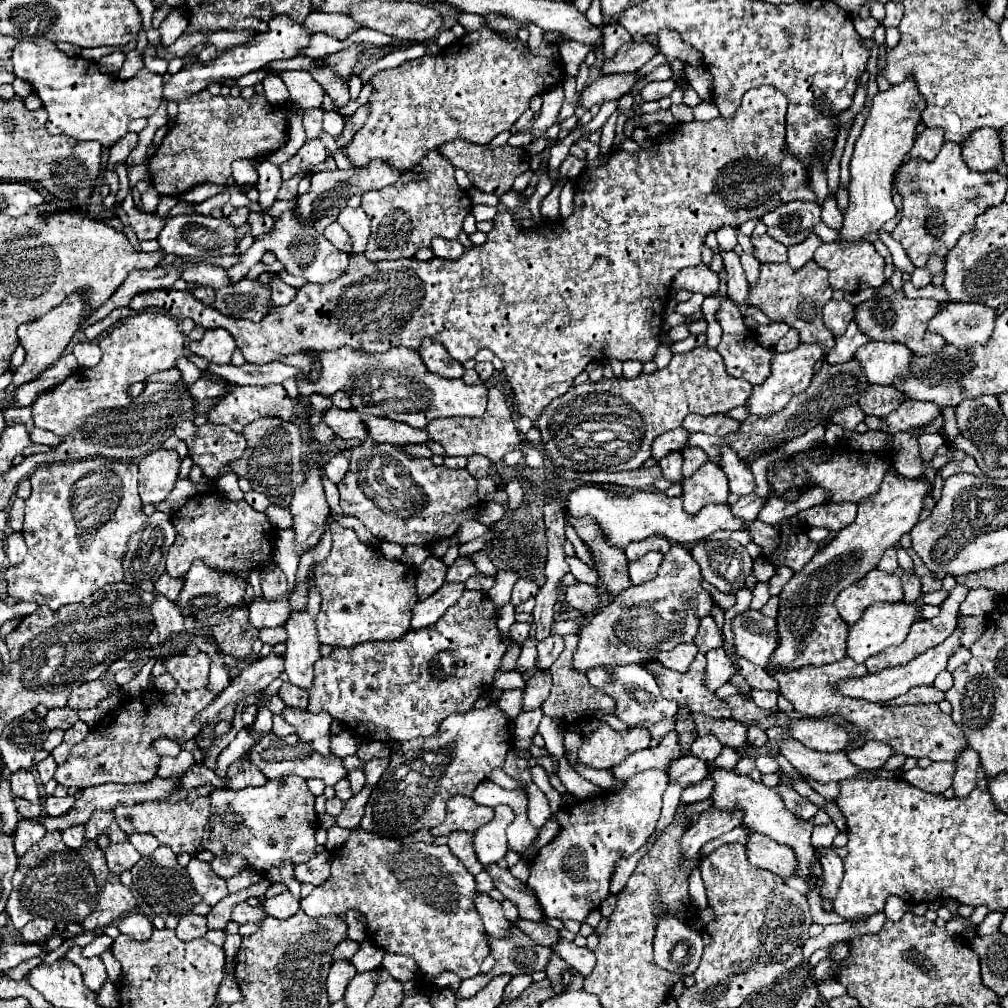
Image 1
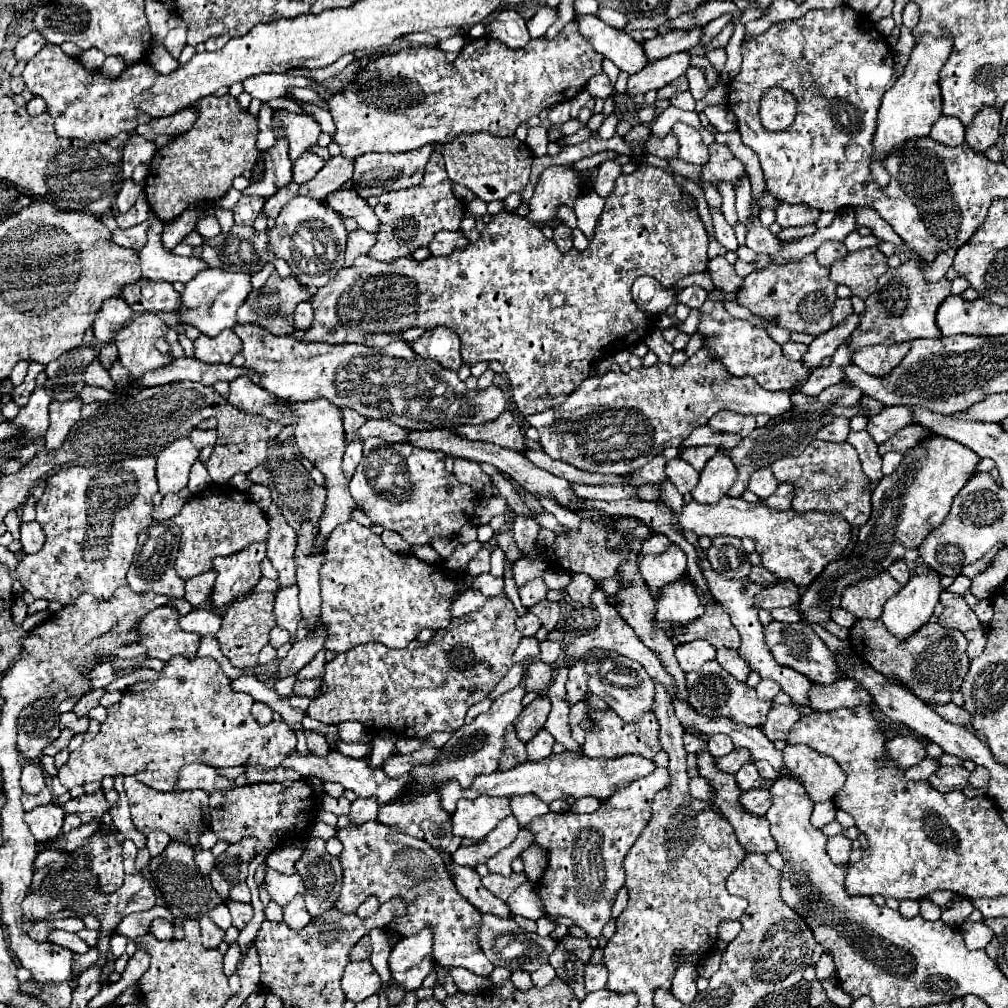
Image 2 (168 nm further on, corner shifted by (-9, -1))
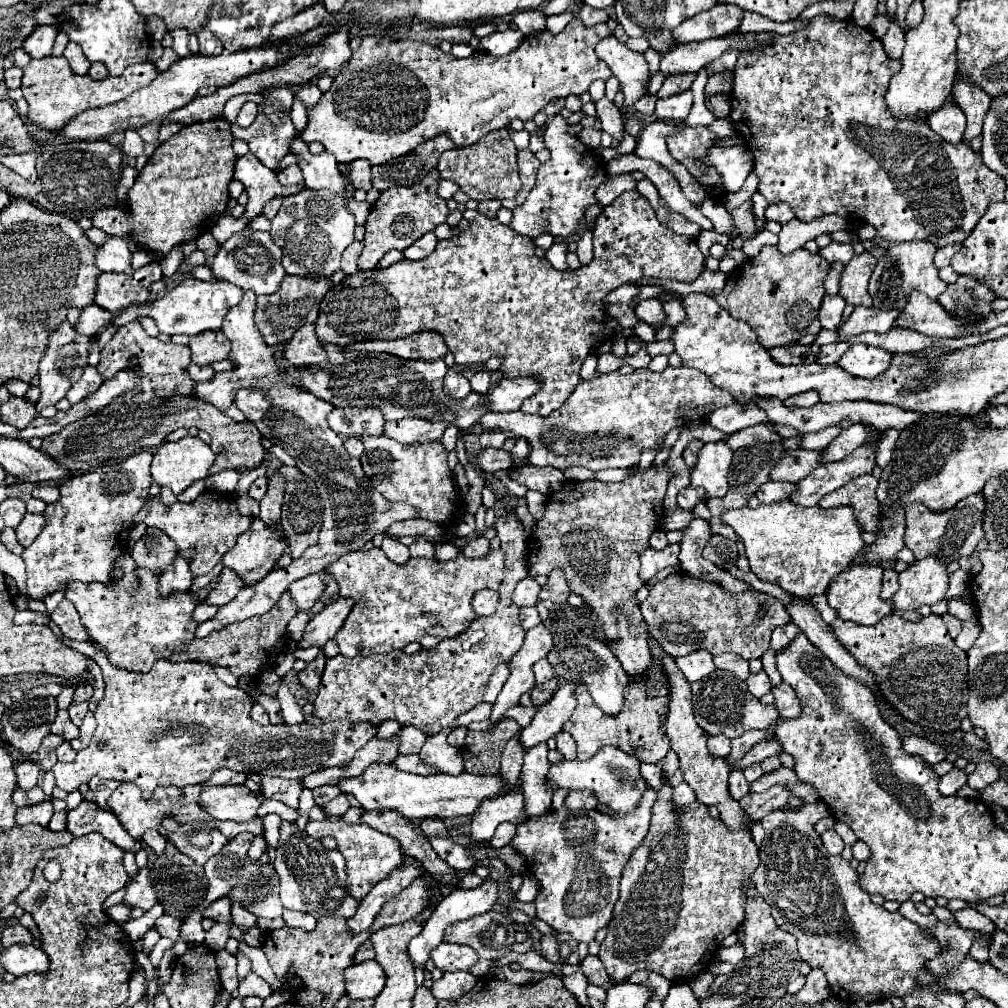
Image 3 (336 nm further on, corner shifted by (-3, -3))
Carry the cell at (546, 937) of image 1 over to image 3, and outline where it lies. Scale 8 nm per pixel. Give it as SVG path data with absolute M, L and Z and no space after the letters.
M587 955L583 961L581 961L581 971L585 971L585 977L589 979L589 983L595 983L599 987L611 987L611 979L607 977L607 971L603 969L603 963L599 961L599 957L595 955Z

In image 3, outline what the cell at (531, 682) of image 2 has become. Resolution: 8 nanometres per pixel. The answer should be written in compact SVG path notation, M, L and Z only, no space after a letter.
M555 677L549 679L549 681L545 681L545 683L533 685L533 689L531 689L531 701L533 701L533 705L535 707L543 705L543 701L547 701L555 693L557 687L559 687L559 681Z

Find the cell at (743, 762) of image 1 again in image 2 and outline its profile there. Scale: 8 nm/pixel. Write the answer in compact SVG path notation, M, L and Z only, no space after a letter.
M747 763L745 767L741 767L741 769L735 773L735 779L737 779L737 785L739 785L741 791L757 789L757 787L761 785L761 781L763 781L753 763Z

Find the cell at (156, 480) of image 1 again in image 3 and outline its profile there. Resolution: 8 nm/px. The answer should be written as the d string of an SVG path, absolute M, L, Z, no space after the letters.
M185 437L175 443L163 443L151 463L151 477L161 487L169 487L179 495L197 479L207 477L207 469L215 461L215 453L199 437Z

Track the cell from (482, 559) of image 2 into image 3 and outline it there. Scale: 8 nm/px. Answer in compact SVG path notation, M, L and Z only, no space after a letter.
M477 537L473 541L469 541L465 547L463 547L463 555L469 557L469 559L479 559L479 557L485 557L489 551L489 541L485 537Z

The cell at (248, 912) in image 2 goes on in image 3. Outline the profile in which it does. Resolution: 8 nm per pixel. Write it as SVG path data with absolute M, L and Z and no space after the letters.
M223 897L223 899L217 899L215 903L211 903L211 905L203 911L203 917L211 917L211 919L215 919L215 921L231 923L233 917L231 917L231 901L229 901L229 897Z

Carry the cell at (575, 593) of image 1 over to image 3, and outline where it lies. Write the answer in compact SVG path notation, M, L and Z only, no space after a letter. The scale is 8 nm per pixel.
M553 569L551 575L549 575L549 581L545 587L541 587L541 593L539 593L539 599L549 599L553 603L565 603L567 597L571 593L571 587L565 579L565 573L561 569Z

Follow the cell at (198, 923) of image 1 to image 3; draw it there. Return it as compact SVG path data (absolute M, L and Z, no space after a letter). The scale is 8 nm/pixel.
M215 923L209 931L205 931L203 945L209 947L211 951L219 951L225 947L227 939L229 939L229 923Z

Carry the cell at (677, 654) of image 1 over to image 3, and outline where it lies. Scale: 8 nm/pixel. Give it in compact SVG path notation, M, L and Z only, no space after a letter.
M695 649L695 651L691 651L685 657L677 657L675 663L683 671L685 679L691 681L691 683L703 679L705 675L709 675L715 669L711 653L707 653L705 649Z

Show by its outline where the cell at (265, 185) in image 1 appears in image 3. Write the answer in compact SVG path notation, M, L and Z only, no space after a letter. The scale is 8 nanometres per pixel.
M271 89L265 101L259 105L259 115L253 121L253 125L241 128L238 125L231 125L231 132L235 139L245 139L251 147L251 153L269 169L277 169L281 159L289 153L291 137L295 137L295 127L291 123L291 105L293 105L293 91L291 89Z

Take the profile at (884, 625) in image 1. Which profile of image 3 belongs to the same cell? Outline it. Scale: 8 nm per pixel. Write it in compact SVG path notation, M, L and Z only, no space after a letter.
M935 557L915 561L907 571L899 573L899 591L891 603L897 611L917 611L921 605L935 605L947 593L947 571Z

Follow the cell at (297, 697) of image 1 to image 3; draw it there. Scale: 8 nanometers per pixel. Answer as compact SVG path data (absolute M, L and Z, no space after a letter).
M323 651L299 673L299 683L301 683L301 687L303 689L307 689L307 691L313 691L313 689L317 689L319 687L319 683L321 683L321 675L323 675L323 667L325 667L325 655L323 655Z

